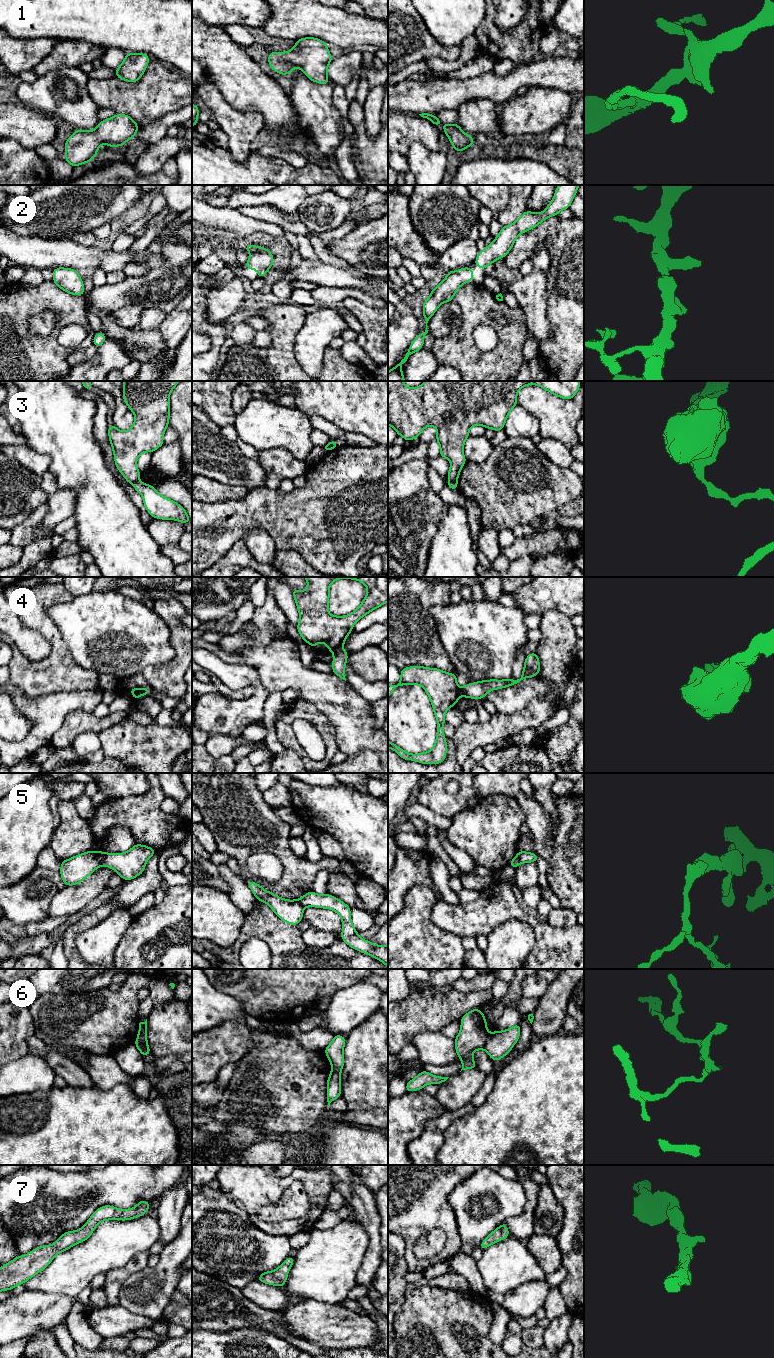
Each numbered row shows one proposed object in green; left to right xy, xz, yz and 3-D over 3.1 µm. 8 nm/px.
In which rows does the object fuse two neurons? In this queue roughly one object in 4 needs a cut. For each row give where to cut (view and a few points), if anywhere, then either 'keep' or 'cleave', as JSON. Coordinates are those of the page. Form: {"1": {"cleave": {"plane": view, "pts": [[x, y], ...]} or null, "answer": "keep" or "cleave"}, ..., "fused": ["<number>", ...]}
{"1": {"cleave": null, "answer": "keep"}, "2": {"cleave": null, "answer": "keep"}, "3": {"cleave": {"plane": "xy", "pts": [[138, 479], [132, 484]]}, "answer": "cleave"}, "4": {"cleave": {"plane": "xz", "pts": [[340, 647], [332, 651]]}, "answer": "cleave"}, "5": {"cleave": {"plane": "xy", "pts": [[105, 853], [100, 864]]}, "answer": "cleave"}, "6": {"cleave": {"plane": "xy", "pts": [[137, 1038], [142, 1042], [143, 1054]]}, "answer": "cleave"}, "7": {"cleave": null, "answer": "keep"}, "fused": ["3", "4", "5", "6"]}

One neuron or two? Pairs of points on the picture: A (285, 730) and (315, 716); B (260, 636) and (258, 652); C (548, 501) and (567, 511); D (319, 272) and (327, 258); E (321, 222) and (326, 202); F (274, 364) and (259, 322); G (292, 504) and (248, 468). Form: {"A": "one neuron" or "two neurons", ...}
{"A": "one neuron", "B": "two neurons", "C": "two neurons", "D": "two neurons", "E": "one neuron", "F": "two neurons", "G": "two neurons"}

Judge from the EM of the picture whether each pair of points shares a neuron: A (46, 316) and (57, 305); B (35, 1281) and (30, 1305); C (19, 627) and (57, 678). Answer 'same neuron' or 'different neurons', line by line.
A: different neurons
B: different neurons
C: different neurons

